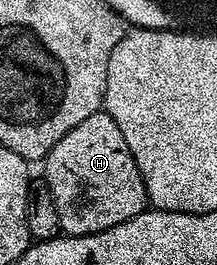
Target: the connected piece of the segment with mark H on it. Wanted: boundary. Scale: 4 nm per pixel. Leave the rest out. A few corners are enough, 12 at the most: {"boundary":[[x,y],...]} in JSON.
{"boundary":[[101,109],[43,160],[66,235],[149,206],[138,165]]}

